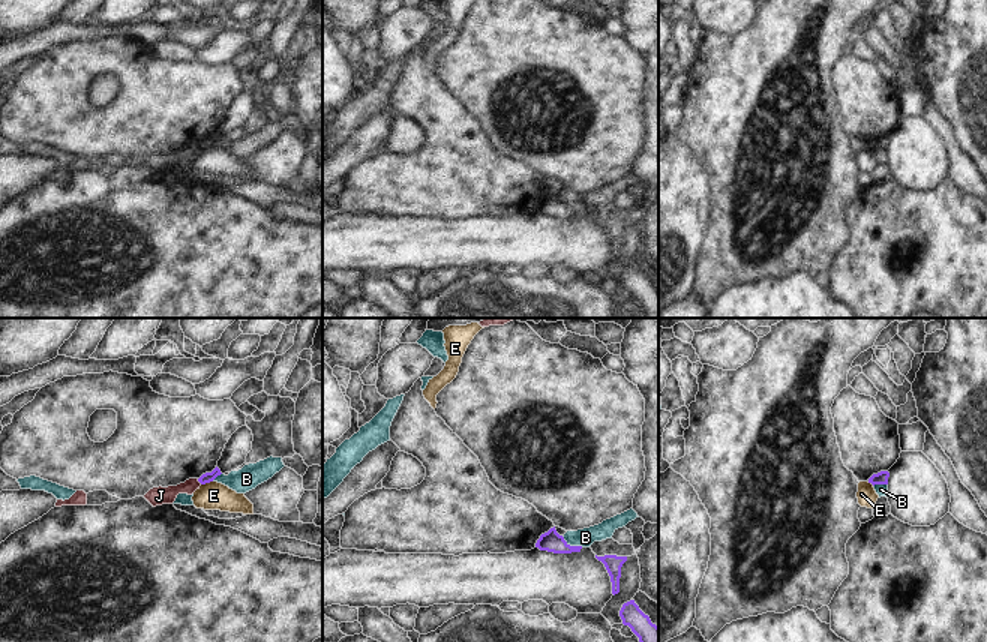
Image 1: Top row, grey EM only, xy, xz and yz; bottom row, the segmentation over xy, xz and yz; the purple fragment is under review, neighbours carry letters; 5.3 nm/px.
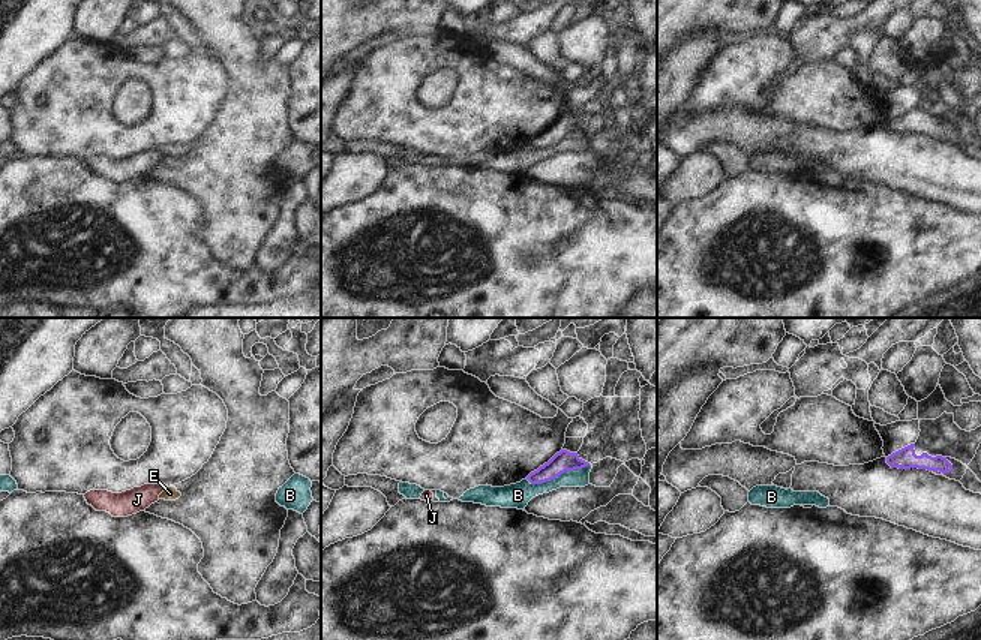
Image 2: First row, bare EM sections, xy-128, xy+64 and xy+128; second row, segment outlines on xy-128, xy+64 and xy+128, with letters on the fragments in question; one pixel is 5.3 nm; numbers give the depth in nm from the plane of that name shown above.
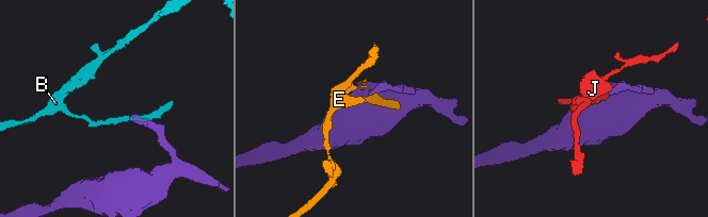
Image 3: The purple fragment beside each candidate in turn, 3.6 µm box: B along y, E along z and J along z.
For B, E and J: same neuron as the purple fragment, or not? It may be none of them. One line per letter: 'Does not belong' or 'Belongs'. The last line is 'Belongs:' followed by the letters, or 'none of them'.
B: Does not belong
E: Does not belong
J: Does not belong
Belongs: none of them.

